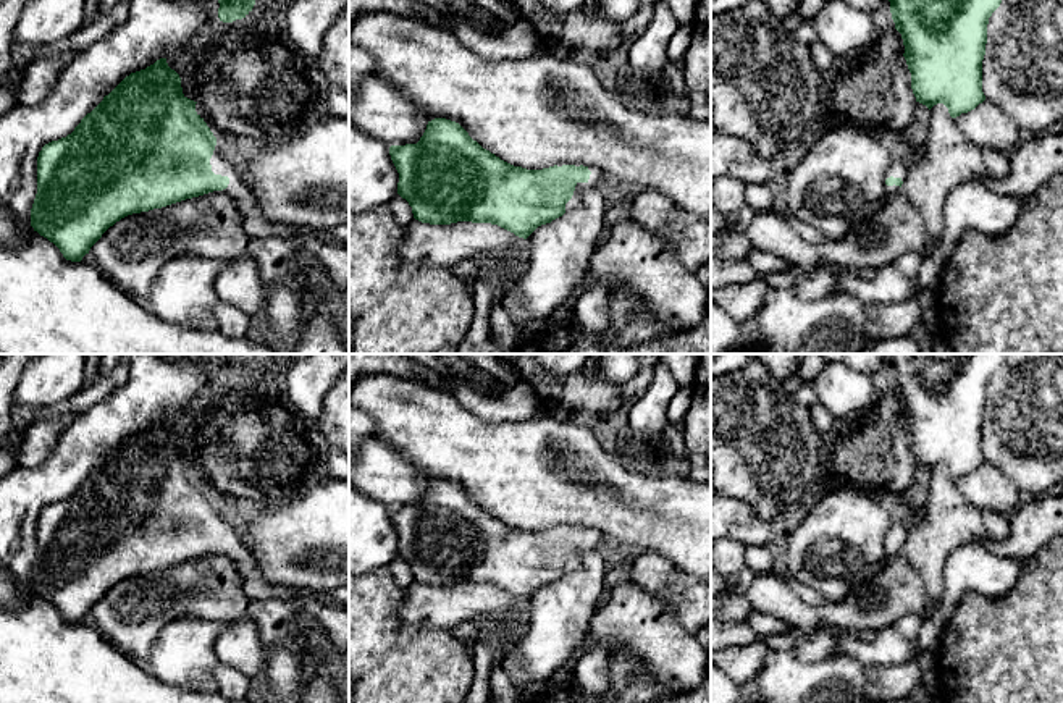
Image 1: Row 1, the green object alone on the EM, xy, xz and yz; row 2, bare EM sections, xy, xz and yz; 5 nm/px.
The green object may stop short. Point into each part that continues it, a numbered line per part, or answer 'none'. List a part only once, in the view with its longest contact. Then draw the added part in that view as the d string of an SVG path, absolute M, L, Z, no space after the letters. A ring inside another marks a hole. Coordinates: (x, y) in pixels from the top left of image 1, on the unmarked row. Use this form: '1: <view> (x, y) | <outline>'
1: xy (254, 585) | M216 503L210 527L215 537L229 540L229 546L226 551L223 551L223 554L229 556L237 564L244 580L244 591L247 596L254 600L294 600L299 593L304 591L297 587L273 587L263 582L252 554L247 551L242 541L241 533L236 530L234 524L223 516L220 503Z

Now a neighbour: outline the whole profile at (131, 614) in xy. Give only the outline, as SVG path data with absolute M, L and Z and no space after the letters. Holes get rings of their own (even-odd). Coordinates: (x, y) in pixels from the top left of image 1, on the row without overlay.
M216 553L128 577L110 588L89 616L116 650L145 664L160 630L181 616L225 624L250 621L268 650L283 646L307 601L247 596L237 564Z

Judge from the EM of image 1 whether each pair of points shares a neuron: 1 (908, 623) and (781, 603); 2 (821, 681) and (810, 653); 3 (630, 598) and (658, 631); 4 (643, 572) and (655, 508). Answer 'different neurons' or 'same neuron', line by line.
1: different neurons
2: different neurons
3: same neuron
4: different neurons

